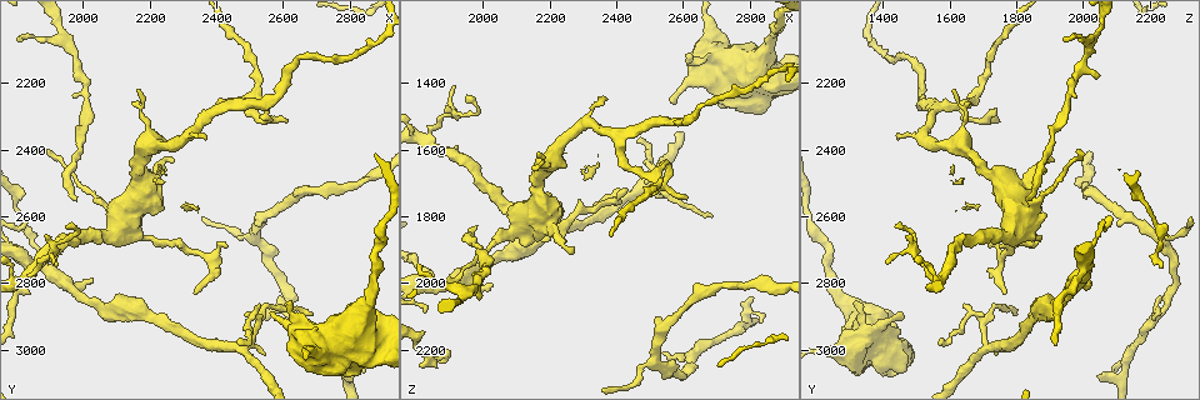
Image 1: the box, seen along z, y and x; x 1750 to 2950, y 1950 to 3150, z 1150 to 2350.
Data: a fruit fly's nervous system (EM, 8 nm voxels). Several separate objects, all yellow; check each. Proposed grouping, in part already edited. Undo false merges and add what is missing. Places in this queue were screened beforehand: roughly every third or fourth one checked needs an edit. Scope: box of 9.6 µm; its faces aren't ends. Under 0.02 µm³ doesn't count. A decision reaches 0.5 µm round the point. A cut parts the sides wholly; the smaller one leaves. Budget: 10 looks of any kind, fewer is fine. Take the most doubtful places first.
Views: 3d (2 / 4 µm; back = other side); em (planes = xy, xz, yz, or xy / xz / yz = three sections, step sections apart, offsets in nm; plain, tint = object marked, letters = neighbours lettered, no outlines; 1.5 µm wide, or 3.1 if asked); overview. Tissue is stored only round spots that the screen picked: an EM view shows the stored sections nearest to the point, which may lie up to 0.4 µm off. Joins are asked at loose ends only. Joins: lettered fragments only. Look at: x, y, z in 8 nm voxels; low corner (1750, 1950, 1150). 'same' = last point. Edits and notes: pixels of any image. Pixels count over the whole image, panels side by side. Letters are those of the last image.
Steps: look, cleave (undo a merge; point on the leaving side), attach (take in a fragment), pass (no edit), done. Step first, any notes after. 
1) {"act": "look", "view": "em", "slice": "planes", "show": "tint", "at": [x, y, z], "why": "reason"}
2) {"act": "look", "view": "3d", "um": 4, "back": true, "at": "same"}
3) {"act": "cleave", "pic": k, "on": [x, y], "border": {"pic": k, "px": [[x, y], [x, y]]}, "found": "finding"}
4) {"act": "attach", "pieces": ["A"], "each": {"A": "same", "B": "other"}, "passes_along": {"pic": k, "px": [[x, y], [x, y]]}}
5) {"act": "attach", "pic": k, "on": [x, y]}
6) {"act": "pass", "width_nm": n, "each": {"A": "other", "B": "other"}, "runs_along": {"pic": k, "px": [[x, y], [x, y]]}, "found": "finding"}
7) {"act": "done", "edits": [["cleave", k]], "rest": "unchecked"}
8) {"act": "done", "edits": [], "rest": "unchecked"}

{"act": "look", "view": "em", "slice": "xy", "step": 4, "show": "letters", "at": [2690, 2890, 1800], "why": "an open end"}

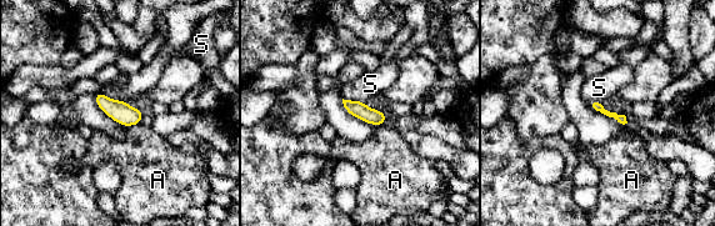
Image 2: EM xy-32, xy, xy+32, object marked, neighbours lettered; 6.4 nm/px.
{"act": "pass", "each": {"A": "other", "S": "other"}, "border": {"pic": 2, "px": [[140, 122], [126, 127]]}, "found": "none of them fits"}

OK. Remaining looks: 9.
{"act": "look", "view": "em", "slice": "xy", "step": 4, "show": "tint", "at": [2270, 2430, 1910], "why": "free end"}

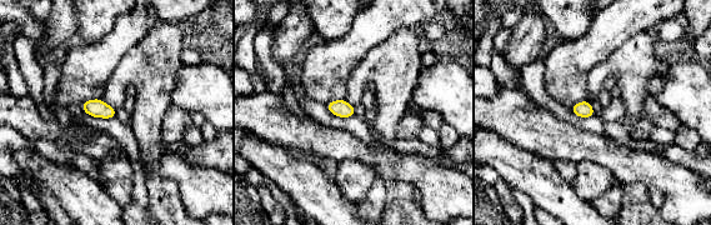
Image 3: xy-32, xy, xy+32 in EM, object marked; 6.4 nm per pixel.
{"act": "look", "view": "em", "slice": "planes", "show": "letters", "at": "same", "why": "another direction"}

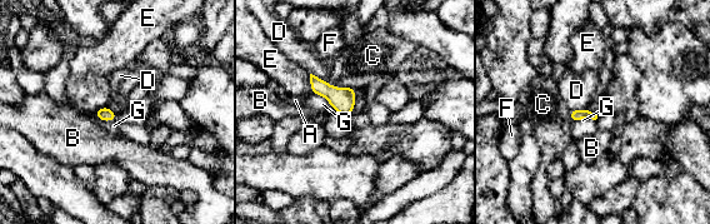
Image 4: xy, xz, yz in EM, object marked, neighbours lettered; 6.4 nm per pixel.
{"act": "pass", "each": {"A": "other", "B": "other", "C": "other", "D": "other", "E": "other", "F": "other", "G": "other"}, "border": {"pic": 4, "px": [[595, 119], [576, 119], [573, 122]]}, "found": "no lettered fragment goes on from it"}

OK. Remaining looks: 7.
{"act": "look", "view": "em", "slice": "planes", "show": "letters", "at": [2030, 2790, 2010], "why": "an open end"}

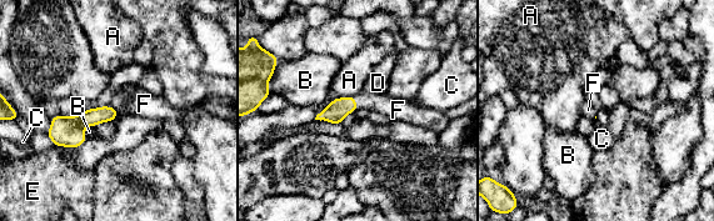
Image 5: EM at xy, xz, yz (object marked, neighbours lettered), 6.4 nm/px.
{"act": "attach", "pic": 5, "on": [384, 104], "longest_contact_nm": ["D", 130], "each": {"A": "other", "B": "other", "C": "other", "D": "other", "E": "other", "F": "same"}, "passes_along": {"pic": 5, "px": [[338, 109], [355, 103], [384, 104]]}, "found": "the cell continues"}

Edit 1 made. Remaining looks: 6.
{"act": "look", "view": "3d", "um": 2, "at": [2170, 2220, 1610], "why": "thin end"}

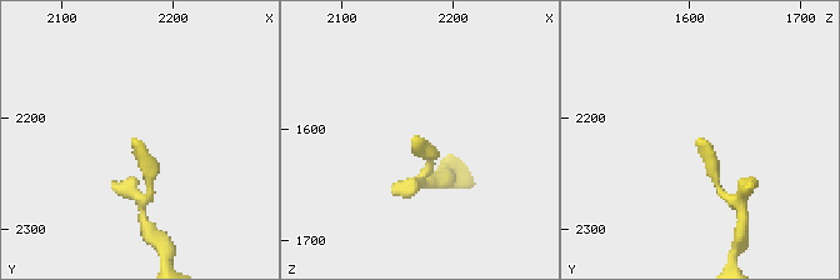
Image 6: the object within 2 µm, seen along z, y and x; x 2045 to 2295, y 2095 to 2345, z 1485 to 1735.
{"act": "look", "view": "em", "slice": "yz", "step": 8, "show": "letters", "at": [2160, 2224, 1614], "why": "need the tissue"}

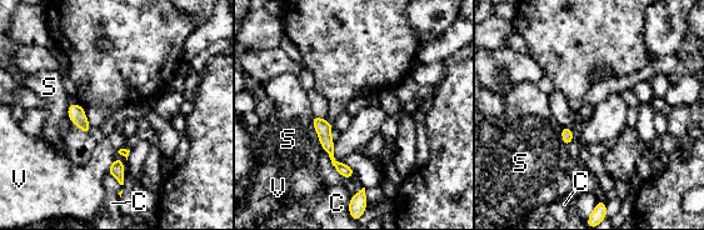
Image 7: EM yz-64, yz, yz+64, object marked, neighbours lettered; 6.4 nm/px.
{"act": "look", "view": "em", "slice": "planes", "show": "letters", "at": "same", "why": "cut it another way"}

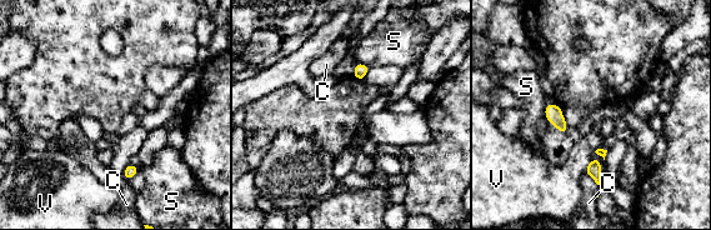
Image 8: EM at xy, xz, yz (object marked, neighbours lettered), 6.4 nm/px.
{"act": "pass", "width_nm": 90, "each": {"C": "other", "S": "other", "V": "other"}, "border": {"pic": 8, "px": [[547, 103], [544, 115]]}, "found": "no lettered fragment goes on from it"}

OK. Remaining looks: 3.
{"act": "done", "edits": [["attach", 5]], "rest": "unchecked"}

